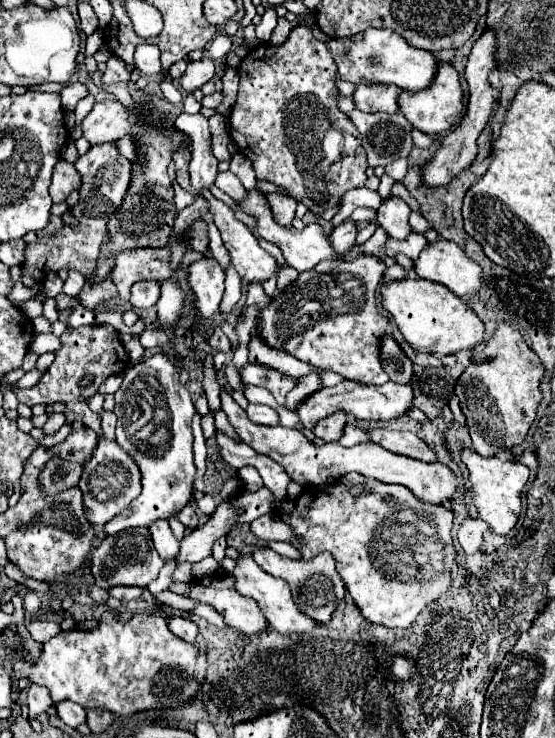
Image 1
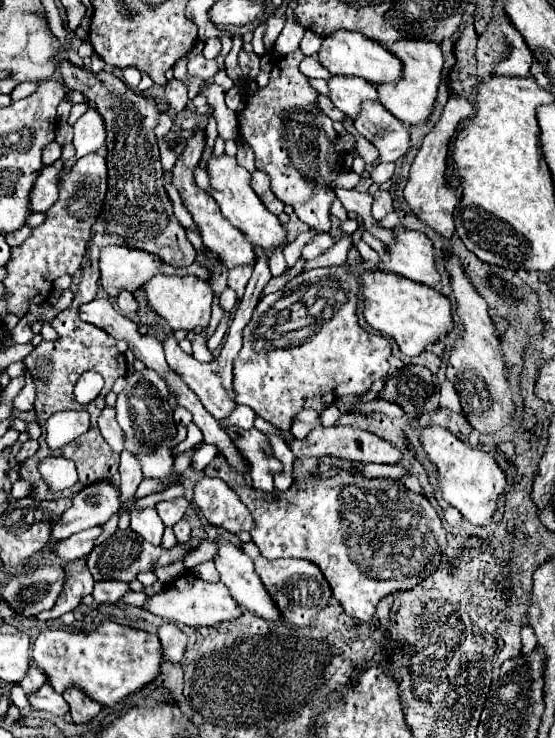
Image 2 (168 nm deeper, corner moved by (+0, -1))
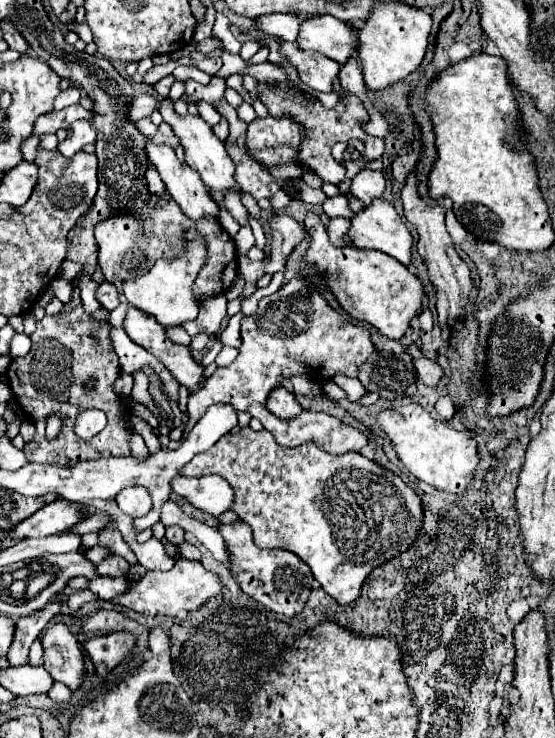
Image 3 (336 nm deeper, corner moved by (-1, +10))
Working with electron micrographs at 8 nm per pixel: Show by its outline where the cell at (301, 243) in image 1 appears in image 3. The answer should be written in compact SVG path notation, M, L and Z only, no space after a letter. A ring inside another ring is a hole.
M169 97L159 101L159 113L163 115L163 121L165 121L167 125L171 125L175 137L179 139L179 145L185 149L185 163L199 173L201 181L203 181L209 189L219 191L219 193L225 193L227 187L233 187L233 185L235 185L235 179L233 179L233 173L235 173L235 171L233 171L233 161L231 161L231 159L227 157L227 153L225 153L225 151L227 151L227 149L225 149L225 143L219 141L219 139L213 135L211 127L209 127L199 115L191 115L191 113L181 115L181 113L177 113L177 111L173 109L173 103L171 103Z

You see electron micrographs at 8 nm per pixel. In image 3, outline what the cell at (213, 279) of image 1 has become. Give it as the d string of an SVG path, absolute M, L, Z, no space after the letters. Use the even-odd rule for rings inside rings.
M189 227L184 233L184 237L186 238L186 249L183 255L179 255L175 259L159 259L147 275L129 279L121 287L121 293L133 307L155 317L155 321L163 327L193 321L193 319L197 319L197 313L199 313L199 303L193 297L191 285L195 283L199 271L205 265L206 241L195 227Z

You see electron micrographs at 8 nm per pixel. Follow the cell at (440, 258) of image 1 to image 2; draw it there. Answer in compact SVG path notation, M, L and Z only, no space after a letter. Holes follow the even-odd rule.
M394 228L396 242L388 250L388 258L382 260L382 268L400 274L408 280L438 288L440 270L436 262L436 248L424 232L406 228Z

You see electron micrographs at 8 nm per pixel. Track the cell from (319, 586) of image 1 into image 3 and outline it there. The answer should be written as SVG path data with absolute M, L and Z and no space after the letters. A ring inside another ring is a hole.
M245 521L219 525L217 529L227 545L229 571L243 589L243 593L247 593L249 597L253 597L257 603L265 605L273 613L285 617L299 615L311 591L311 581L313 581L311 569L307 569L307 565L303 565L299 557L295 557L295 553L289 553L285 549L259 549L253 543L251 527Z

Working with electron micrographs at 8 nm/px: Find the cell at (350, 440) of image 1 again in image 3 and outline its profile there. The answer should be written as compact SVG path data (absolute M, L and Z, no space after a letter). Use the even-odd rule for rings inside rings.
M293 375L289 377L291 385L293 385L293 391L297 395L321 395L321 387L317 383L309 383L307 377L301 377L301 375Z

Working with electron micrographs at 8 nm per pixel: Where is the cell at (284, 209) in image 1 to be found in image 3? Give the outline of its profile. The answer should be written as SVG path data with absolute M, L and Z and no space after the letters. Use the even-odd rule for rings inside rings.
M225 141L225 145L229 157L235 163L235 181L243 191L249 191L255 199L269 199L281 189L281 185L269 175L269 171L259 161L255 161L243 147L229 141Z

